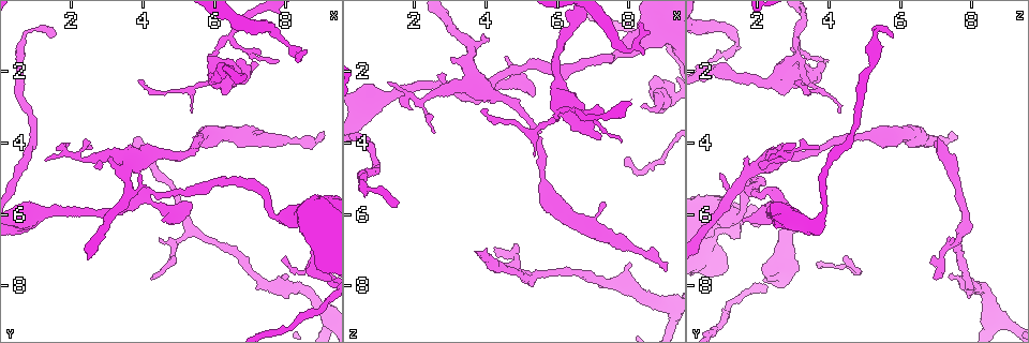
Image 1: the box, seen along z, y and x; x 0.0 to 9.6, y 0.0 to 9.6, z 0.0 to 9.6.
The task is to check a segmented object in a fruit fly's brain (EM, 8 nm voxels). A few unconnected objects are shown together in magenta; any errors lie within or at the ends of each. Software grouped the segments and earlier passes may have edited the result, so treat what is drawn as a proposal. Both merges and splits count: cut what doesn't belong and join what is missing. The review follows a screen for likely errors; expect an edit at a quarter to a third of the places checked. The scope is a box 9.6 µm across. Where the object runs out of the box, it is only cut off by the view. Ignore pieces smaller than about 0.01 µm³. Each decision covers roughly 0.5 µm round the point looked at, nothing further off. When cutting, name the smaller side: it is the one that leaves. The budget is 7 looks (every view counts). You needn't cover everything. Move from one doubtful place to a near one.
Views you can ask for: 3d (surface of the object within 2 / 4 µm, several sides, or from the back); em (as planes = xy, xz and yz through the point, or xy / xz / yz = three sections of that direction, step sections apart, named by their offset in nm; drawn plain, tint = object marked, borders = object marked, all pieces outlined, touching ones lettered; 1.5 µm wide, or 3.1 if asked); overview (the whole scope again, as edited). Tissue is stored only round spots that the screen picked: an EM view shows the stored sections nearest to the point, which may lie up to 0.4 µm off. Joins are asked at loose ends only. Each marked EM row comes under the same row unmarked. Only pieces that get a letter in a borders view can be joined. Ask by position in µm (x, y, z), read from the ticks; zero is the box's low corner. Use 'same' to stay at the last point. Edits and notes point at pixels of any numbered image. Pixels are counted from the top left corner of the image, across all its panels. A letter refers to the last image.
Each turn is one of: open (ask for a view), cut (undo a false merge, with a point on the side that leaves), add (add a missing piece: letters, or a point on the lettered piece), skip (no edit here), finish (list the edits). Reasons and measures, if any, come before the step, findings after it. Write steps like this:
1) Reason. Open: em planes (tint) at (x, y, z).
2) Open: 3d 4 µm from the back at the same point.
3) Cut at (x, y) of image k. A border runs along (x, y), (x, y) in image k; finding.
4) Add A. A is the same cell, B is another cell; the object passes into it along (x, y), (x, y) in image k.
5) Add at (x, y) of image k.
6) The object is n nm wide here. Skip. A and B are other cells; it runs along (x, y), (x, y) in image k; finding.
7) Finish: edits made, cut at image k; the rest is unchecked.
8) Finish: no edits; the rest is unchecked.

Abrupt turn. Open: em xy step 8 (tint) at (8.20, 7.60, 4.85).

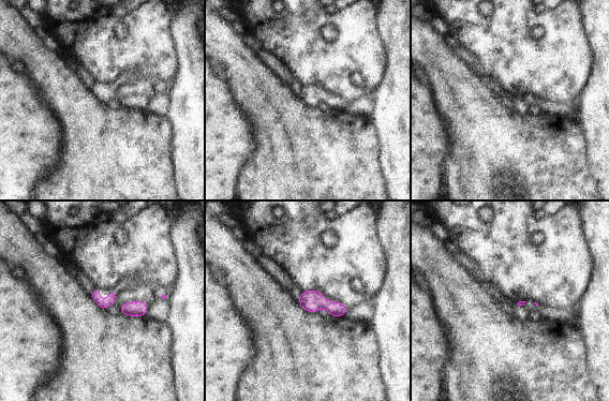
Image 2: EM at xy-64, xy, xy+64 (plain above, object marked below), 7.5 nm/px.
Open: em planes (borders) at the same point.

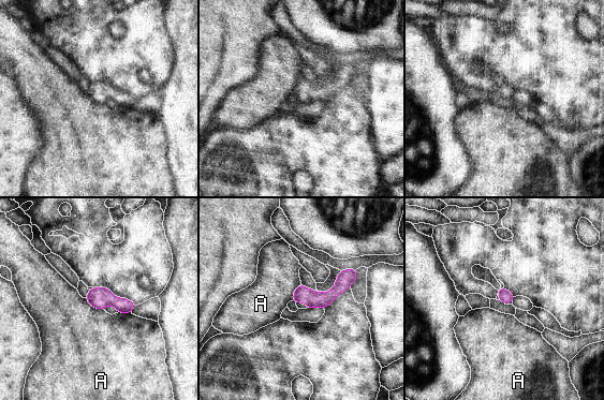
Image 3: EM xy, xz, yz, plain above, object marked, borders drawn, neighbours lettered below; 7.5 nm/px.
Skip. A is another cell; it runs along (354, 272), (327, 298), (295, 299) in image 3; continuous, no second neuron.

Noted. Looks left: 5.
Sharp bend. Open: 3d 4 µm from the back at (0.90, 0.85, 5.30).

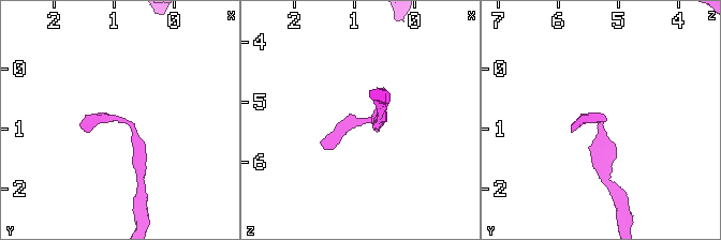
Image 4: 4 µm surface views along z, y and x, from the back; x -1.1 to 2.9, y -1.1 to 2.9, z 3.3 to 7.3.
Shape alone is not enough. Open: em xy step 8 (borders) at (0.95, 0.85, 5.25).

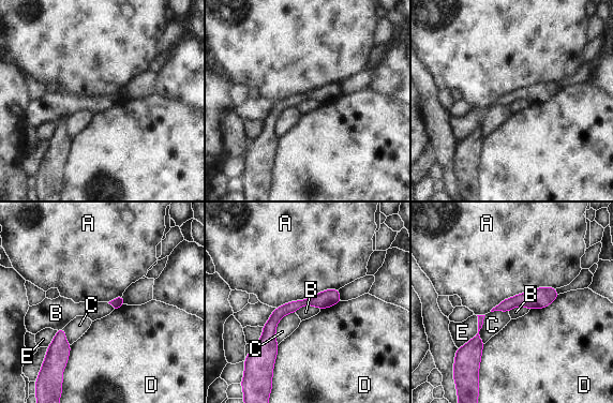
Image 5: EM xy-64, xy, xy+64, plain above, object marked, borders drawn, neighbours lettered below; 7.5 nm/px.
Open: em planes (borders) at the same point.

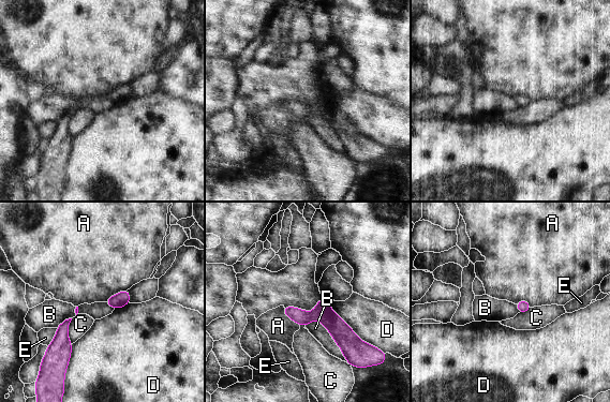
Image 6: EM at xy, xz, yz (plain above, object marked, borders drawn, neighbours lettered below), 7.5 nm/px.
Skip. A, B, C, D and E are other cells; it runs along (285, 309), (325, 315), (357, 345) in image 6; one neuron here.

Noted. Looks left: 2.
An open end. Open: em xz step 4 (borders) at (9.05, 3.90, 7.55).

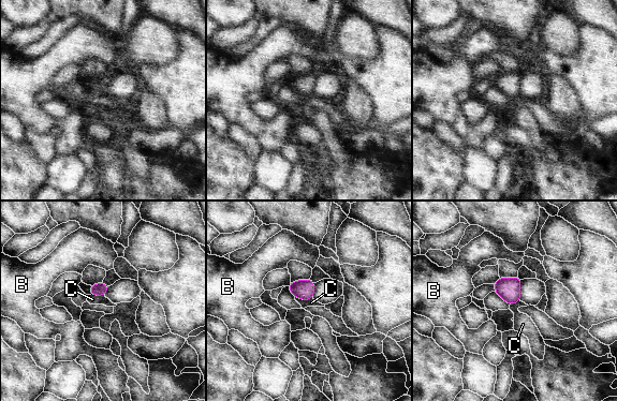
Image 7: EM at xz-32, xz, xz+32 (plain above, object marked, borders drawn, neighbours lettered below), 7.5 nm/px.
Open: em xy step 4 (borders) at the same point.

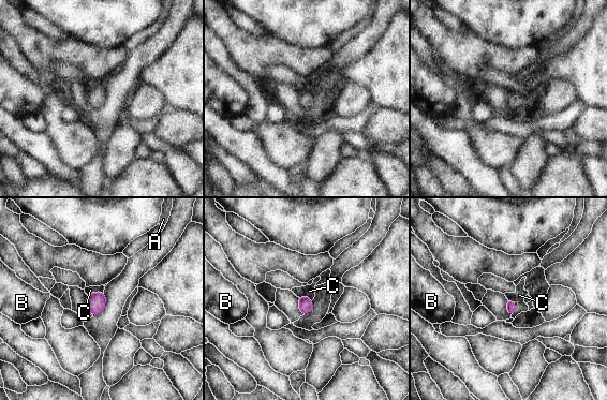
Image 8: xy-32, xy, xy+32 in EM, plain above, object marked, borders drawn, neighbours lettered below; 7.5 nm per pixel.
Add at (519, 295) of image 8. C is the same cell, A and B are other cells; the neuron continues.

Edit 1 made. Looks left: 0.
Finish: edits made, add at image 8; the rest is unchecked.

